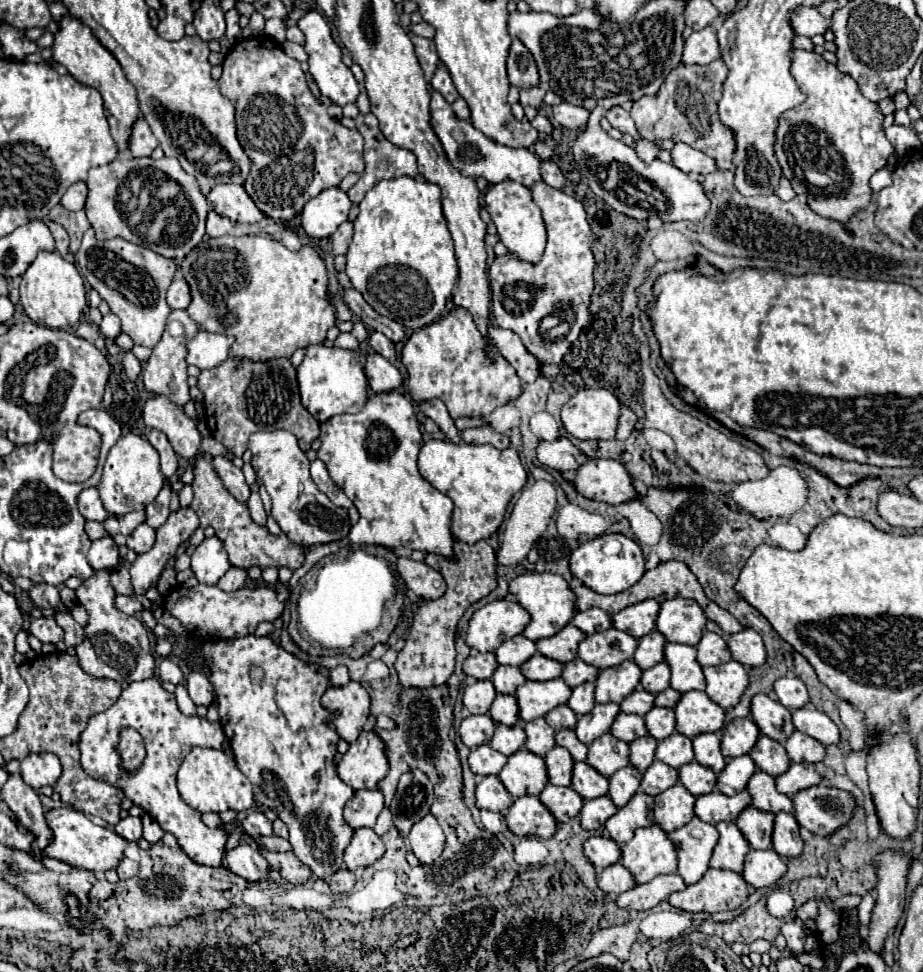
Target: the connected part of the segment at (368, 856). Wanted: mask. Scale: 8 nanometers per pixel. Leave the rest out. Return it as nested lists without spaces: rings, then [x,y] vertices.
[[[360,828],[354,832],[352,842],[344,850],[344,862],[350,872],[356,872],[358,868],[366,868],[374,864],[382,854],[384,854],[384,844],[374,834],[374,830]]]

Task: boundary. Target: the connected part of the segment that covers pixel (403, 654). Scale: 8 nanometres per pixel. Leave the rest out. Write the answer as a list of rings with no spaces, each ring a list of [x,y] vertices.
[[[454,540],[454,554],[452,558],[444,558],[438,554],[426,554],[426,564],[438,570],[446,580],[444,596],[436,600],[420,598],[414,608],[414,620],[408,630],[404,648],[398,652],[394,668],[398,672],[400,688],[432,688],[444,684],[450,674],[454,672],[454,636],[456,624],[462,614],[480,598],[488,596],[496,588],[496,550],[490,546],[488,540],[480,540],[472,546]]]

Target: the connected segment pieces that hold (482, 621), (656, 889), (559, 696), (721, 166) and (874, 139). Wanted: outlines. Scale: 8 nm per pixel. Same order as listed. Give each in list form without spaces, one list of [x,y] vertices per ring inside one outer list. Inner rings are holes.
[[[512,598],[488,602],[472,614],[466,644],[478,652],[494,652],[504,640],[518,636],[528,622],[530,614]]]
[[[666,874],[666,876],[656,876],[652,882],[648,884],[638,884],[630,890],[626,890],[624,894],[618,896],[616,904],[618,908],[626,908],[626,910],[650,910],[654,906],[658,906],[660,902],[664,902],[672,892],[680,892],[684,890],[686,884],[678,874]]]
[[[562,678],[548,682],[524,682],[516,690],[518,700],[518,722],[526,724],[540,716],[546,716],[552,708],[566,704],[572,690],[564,684]]]
[[[714,60],[706,66],[690,66],[680,64],[662,84],[658,96],[642,96],[632,106],[632,120],[636,122],[638,132],[642,134],[642,142],[634,144],[634,150],[640,160],[650,162],[658,156],[652,146],[654,138],[670,138],[674,142],[684,142],[710,158],[716,160],[718,170],[732,170],[732,154],[734,154],[734,136],[726,126],[722,126],[718,118],[718,100],[722,96],[722,82],[728,76],[728,68],[722,60]],[[654,150],[654,152],[652,152]]]
[[[794,50],[790,70],[808,98],[780,116],[776,158],[796,196],[816,214],[830,220],[832,216],[848,216],[852,220],[852,216],[872,204],[870,178],[894,154],[892,144],[884,136],[884,114],[876,102],[862,96],[852,76],[840,72],[816,52]],[[834,188],[840,192],[834,194]]]

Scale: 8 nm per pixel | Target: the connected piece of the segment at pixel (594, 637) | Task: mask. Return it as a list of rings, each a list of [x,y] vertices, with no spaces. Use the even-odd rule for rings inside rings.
[[[610,628],[604,632],[588,634],[578,644],[578,658],[602,670],[602,668],[618,666],[624,660],[632,660],[636,646],[638,646],[636,638],[616,628]]]

